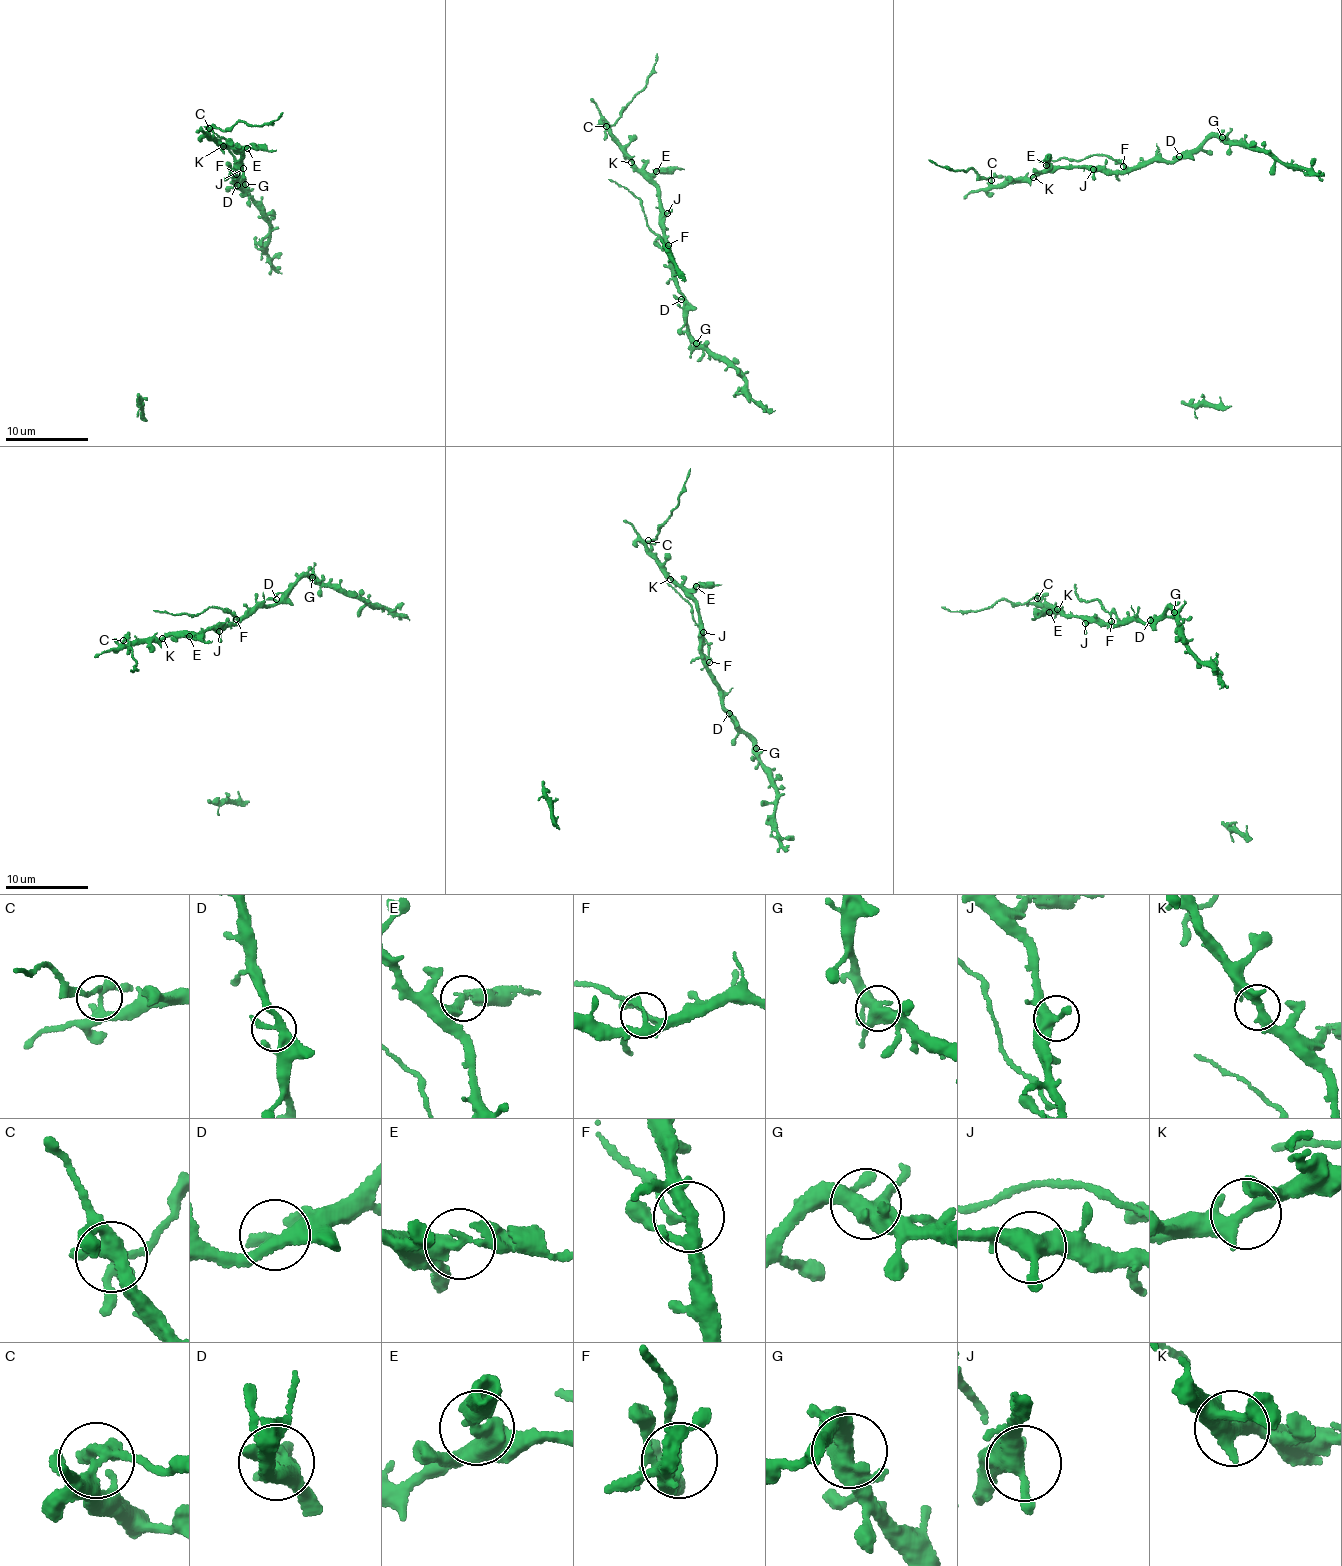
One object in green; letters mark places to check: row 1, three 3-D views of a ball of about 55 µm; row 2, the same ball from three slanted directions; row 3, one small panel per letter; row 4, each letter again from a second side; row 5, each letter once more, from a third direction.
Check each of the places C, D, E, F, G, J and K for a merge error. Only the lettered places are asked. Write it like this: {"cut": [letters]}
{"cut": ["C", "E", "F"]}

